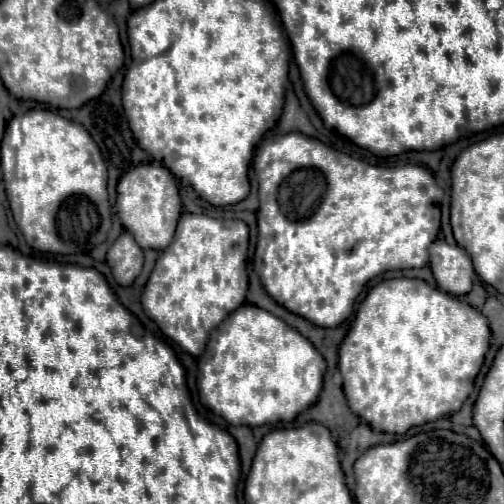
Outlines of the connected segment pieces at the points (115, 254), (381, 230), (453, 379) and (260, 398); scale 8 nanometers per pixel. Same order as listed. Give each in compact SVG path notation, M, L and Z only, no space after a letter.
M122 233L114 245L108 249L106 253L106 263L112 269L112 277L118 285L128 287L134 283L134 279L140 275L142 271L142 263L144 263L144 253L142 249L136 245L134 237L130 237L130 233Z
M286 133L264 139L254 157L254 171L258 175L258 245L256 245L256 271L260 275L260 281L266 289L266 293L282 305L286 311L300 315L308 321L312 321L318 327L338 327L354 309L354 301L360 295L360 291L366 287L366 283L386 271L400 271L400 269L412 269L412 267L424 267L428 263L428 247L438 237L440 231L440 201L442 201L442 189L436 185L432 173L426 167L420 165L381 166L372 165L344 155L318 139L306 137L302 133Z
M394 277L394 279L386 279L386 281L380 281L378 285L374 285L368 295L364 297L364 301L360 303L358 307L358 313L356 313L356 319L348 331L348 335L344 337L342 345L340 345L340 361L338 361L338 367L340 367L340 373L344 377L344 393L348 397L348 405L350 409L354 411L354 414L358 416L361 421L370 423L372 429L376 431L390 431L390 433L406 433L410 427L416 427L416 425L424 425L424 423L430 423L430 421L436 421L440 417L446 417L446 415L452 415L456 413L464 401L468 399L468 395L474 391L474 379L476 375L480 373L480 367L484 363L484 357L486 357L486 351L488 351L488 345L490 345L490 327L488 327L488 319L474 307L458 301L456 297L450 297L448 293L442 293L440 289L434 289L430 287L426 281L422 279L408 279L408 277Z
M242 305L230 313L210 335L204 355L198 358L198 391L200 401L230 425L260 427L268 423L294 421L304 409L318 401L326 363L314 345L296 329L286 325L280 317L256 307Z

